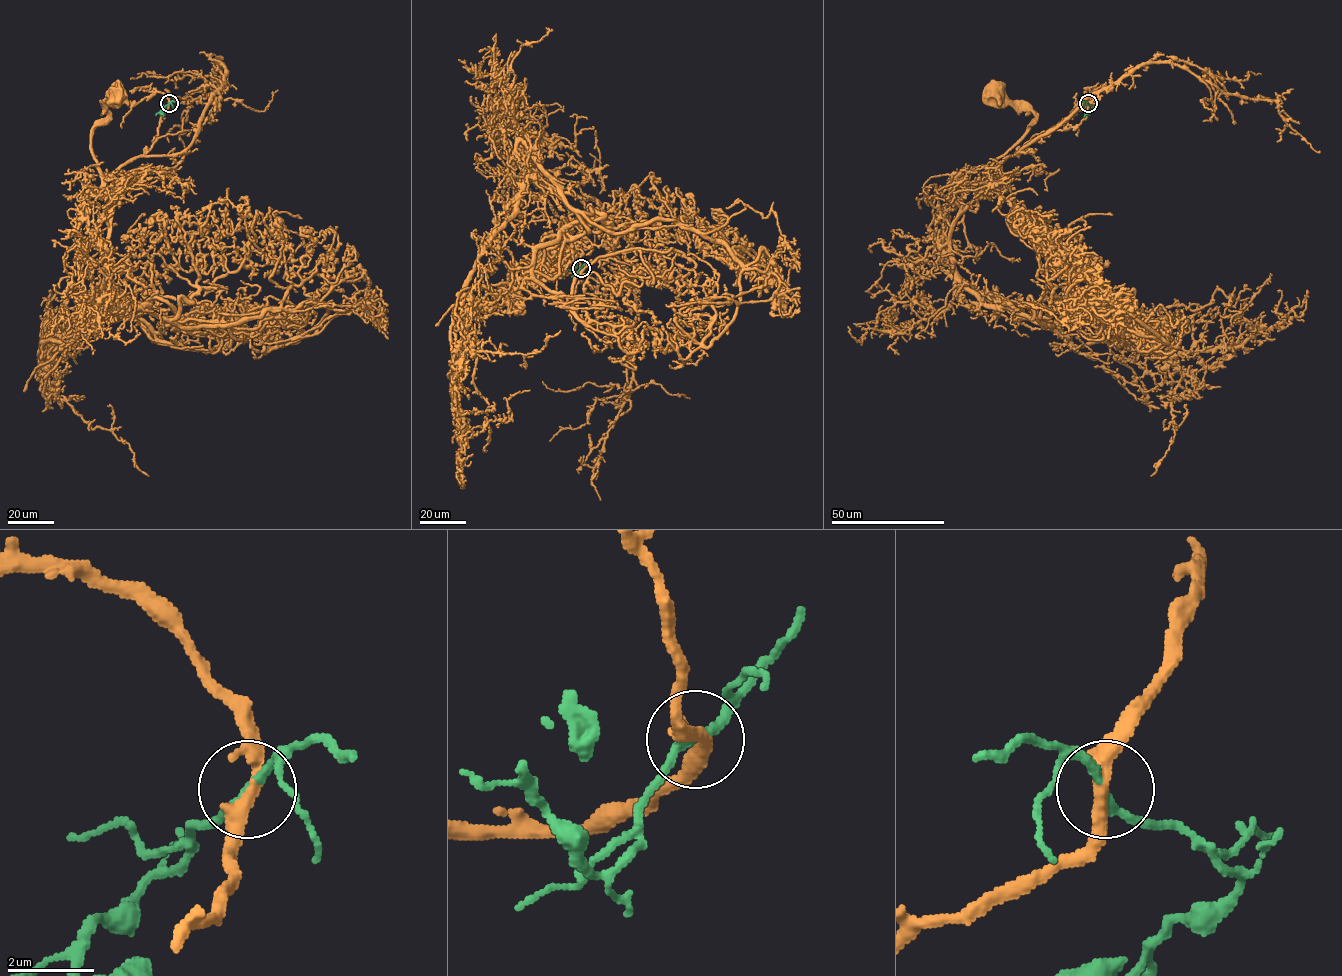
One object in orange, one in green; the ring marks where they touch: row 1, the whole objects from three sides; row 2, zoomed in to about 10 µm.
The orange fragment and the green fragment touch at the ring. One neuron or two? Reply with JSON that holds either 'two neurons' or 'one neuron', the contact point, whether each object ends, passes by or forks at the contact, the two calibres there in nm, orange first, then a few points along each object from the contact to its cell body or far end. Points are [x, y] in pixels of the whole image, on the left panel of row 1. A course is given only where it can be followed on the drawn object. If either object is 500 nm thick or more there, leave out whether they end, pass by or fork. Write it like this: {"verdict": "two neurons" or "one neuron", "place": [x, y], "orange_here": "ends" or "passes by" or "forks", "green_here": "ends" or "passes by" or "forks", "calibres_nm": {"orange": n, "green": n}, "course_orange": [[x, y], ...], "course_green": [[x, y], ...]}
{"verdict": "two neurons", "place": [169, 103], "orange_here": "forks", "green_here": "passes by", "calibres_nm": {"orange": 260, "green": 180}, "course_orange": [[169, 104], [153, 146], [105, 179], [91, 148], [91, 131], [107, 115], [104, 111], [116, 96]], "course_green": [[169, 103], [160, 111], [163, 117]]}

